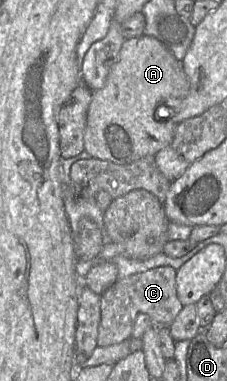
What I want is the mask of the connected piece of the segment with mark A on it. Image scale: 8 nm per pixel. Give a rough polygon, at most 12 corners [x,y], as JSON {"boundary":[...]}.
{"boundary":[[126,39],[92,91],[84,151],[128,164],[178,125],[157,107],[190,83],[162,42]]}

